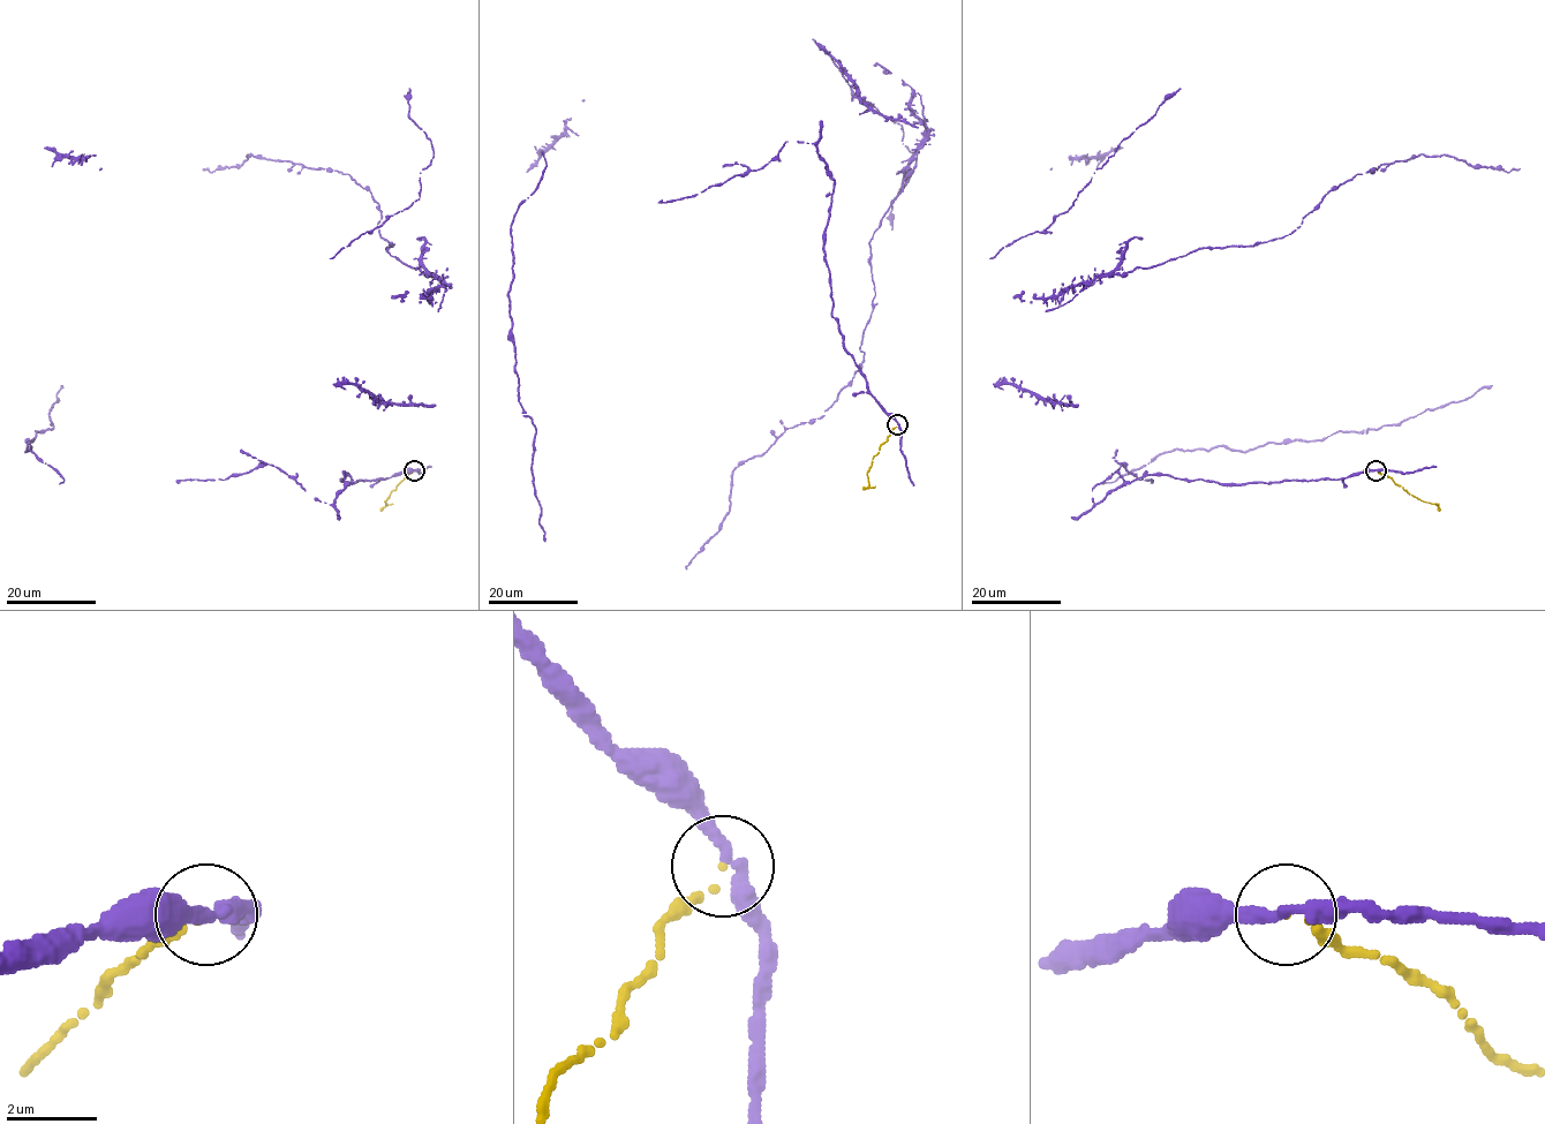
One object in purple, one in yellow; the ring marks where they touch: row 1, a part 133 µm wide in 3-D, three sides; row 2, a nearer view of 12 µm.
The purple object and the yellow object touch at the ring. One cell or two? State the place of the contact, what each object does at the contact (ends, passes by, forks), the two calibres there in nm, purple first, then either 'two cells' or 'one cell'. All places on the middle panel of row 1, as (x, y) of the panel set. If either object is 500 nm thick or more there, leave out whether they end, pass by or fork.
(897, 424) | purple passes by | yellow ends | 260/100 nm | two cells

